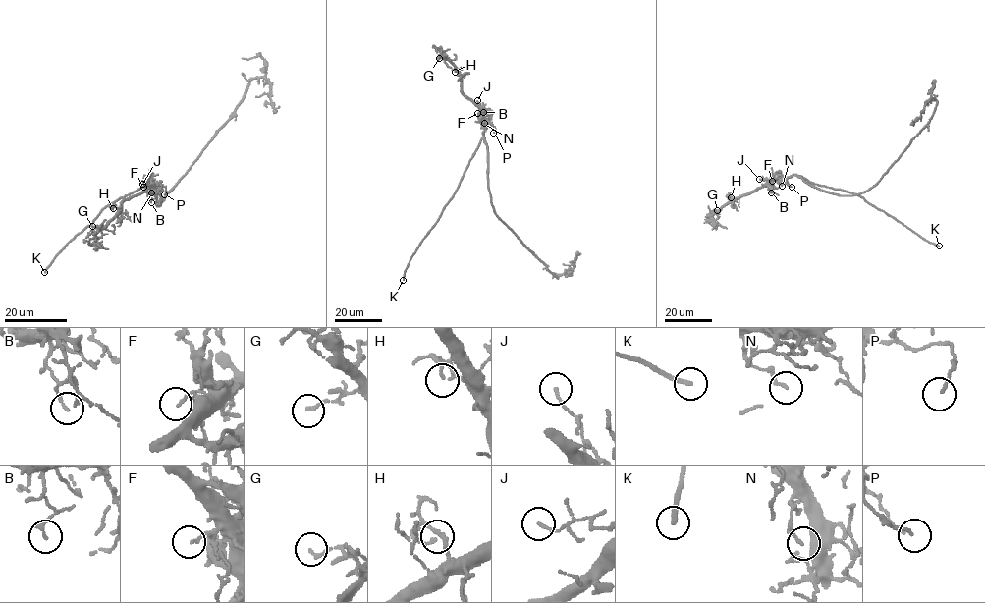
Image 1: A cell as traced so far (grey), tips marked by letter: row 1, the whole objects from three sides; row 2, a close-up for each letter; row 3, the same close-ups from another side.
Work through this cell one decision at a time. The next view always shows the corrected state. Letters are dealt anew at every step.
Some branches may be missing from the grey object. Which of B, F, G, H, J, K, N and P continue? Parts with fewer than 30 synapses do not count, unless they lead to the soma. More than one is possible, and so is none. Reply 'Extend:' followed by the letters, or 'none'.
Extend: none

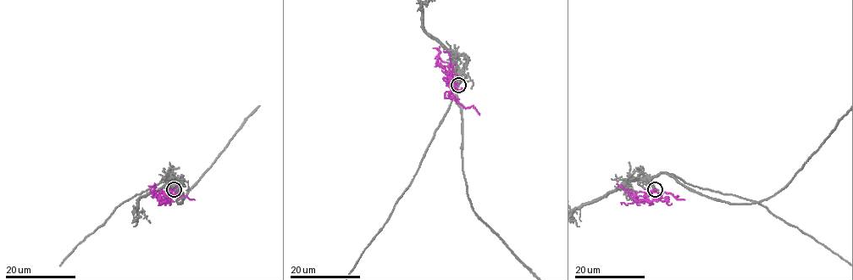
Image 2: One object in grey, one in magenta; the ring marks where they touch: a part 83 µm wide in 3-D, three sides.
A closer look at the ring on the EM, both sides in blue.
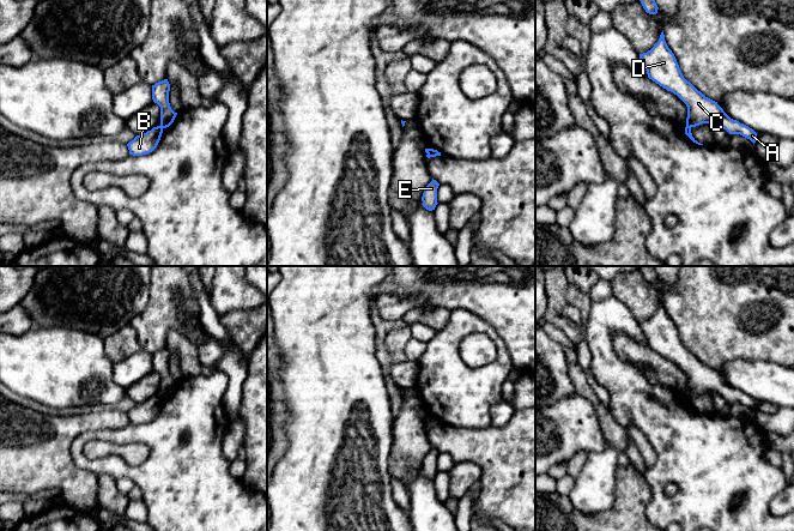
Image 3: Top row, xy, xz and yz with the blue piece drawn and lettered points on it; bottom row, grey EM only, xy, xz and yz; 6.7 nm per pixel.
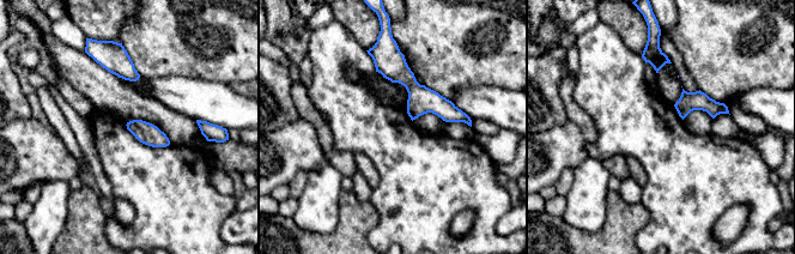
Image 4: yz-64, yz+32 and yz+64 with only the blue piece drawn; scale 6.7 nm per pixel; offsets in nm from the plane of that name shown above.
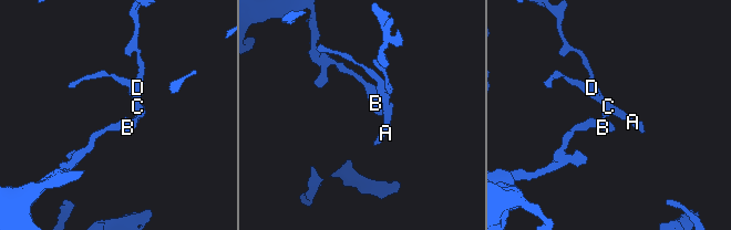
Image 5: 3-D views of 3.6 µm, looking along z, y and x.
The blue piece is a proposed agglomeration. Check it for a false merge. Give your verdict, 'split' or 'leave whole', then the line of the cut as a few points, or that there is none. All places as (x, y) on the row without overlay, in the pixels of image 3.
split; cut in yz along (686, 394), (690, 397)

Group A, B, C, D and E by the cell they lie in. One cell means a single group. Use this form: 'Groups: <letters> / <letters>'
Groups: A C D E / B

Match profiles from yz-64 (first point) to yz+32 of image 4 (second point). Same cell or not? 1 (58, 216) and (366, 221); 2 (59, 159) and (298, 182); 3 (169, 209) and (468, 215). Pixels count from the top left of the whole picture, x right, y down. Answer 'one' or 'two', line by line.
1: two
2: two
3: two

